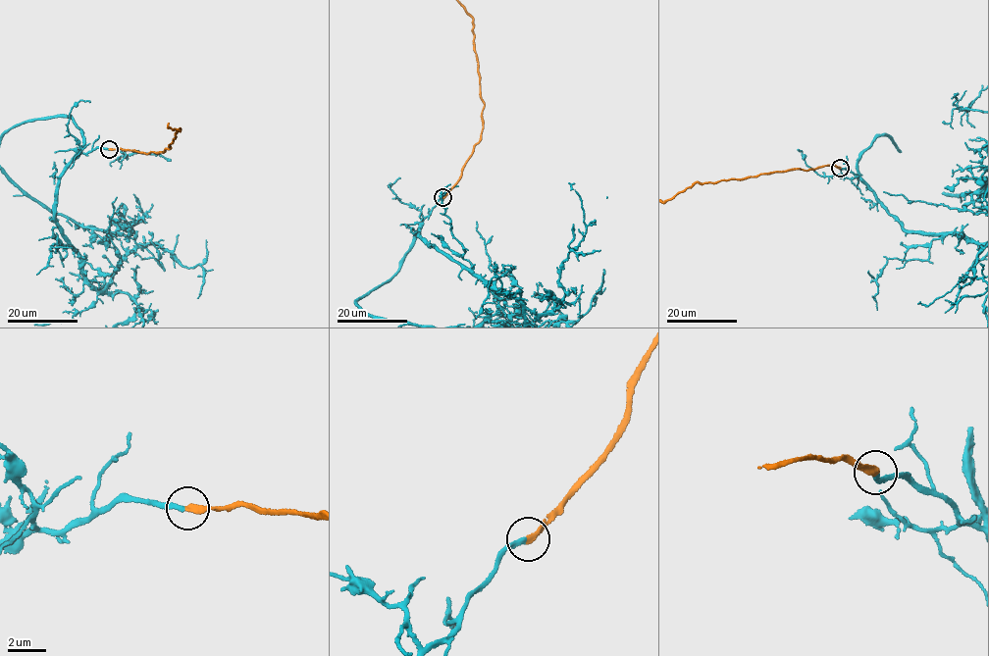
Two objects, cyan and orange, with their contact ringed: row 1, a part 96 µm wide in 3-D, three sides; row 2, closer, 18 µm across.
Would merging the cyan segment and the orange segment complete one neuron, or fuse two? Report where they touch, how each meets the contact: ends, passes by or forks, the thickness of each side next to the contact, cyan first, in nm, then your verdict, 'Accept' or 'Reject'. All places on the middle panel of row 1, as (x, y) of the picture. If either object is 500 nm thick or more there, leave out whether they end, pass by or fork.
Place: (442, 197). At the ring cyan ends. At the ring orange ends. Thickness 240 nm (cyan) against 320 nm. Accept

